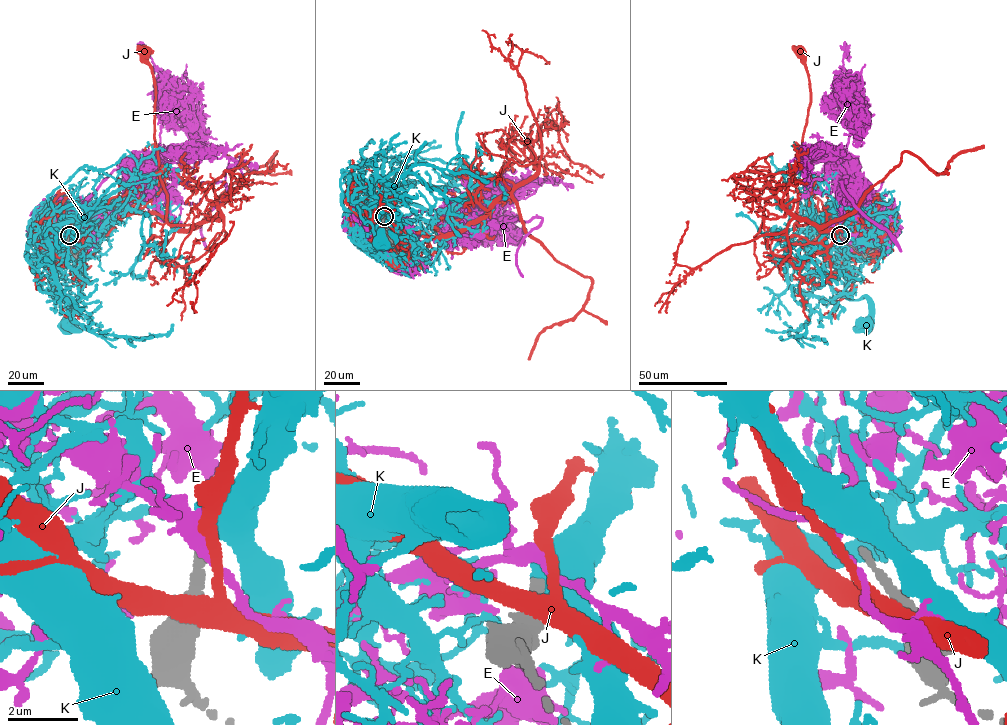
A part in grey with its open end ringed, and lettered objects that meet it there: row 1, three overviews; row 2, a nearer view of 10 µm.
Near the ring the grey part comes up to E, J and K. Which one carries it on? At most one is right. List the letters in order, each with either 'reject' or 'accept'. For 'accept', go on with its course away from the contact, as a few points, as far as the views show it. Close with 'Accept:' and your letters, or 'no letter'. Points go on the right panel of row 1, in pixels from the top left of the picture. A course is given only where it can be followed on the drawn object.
E: reject
J: reject
K: reject
Accept: no letter

